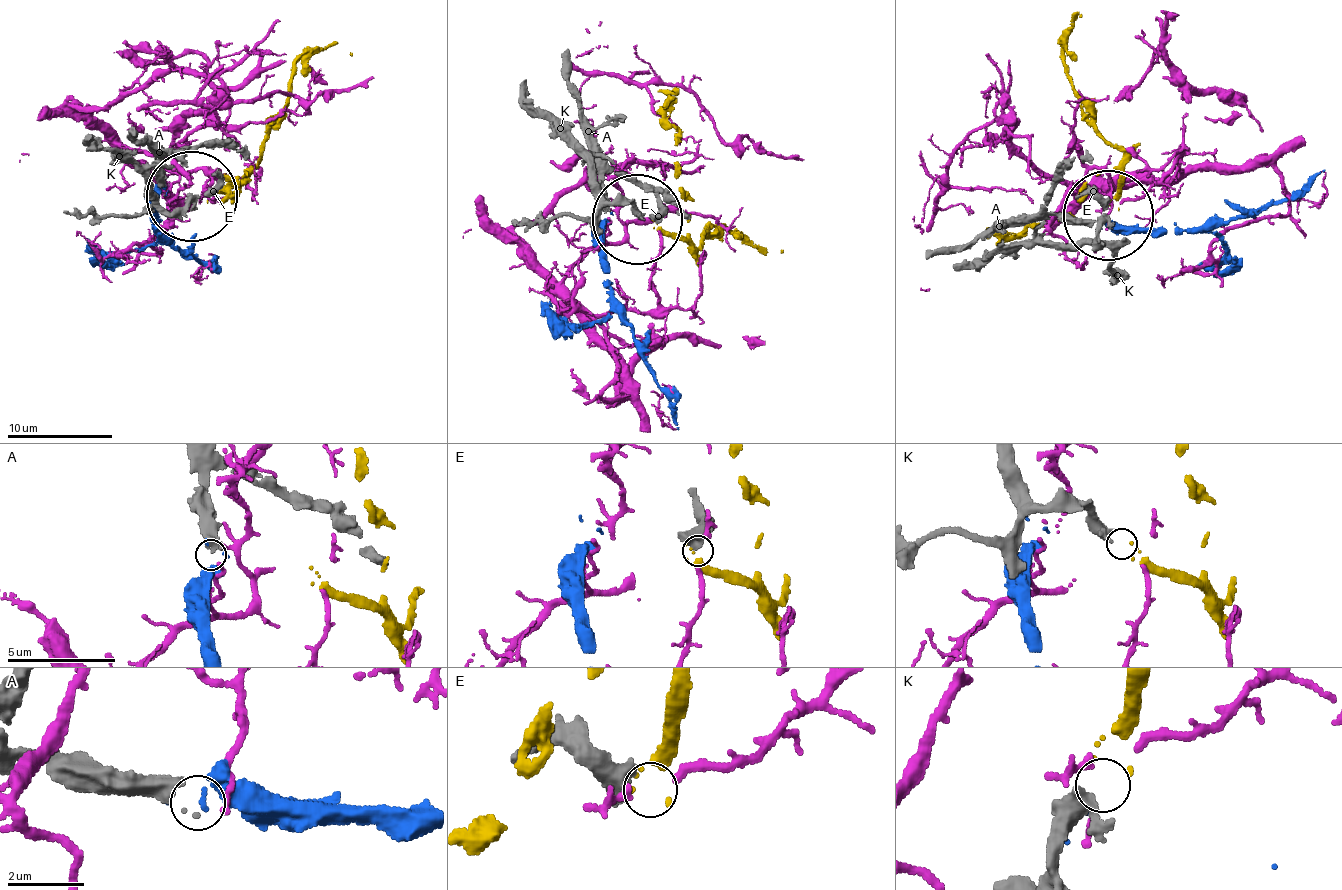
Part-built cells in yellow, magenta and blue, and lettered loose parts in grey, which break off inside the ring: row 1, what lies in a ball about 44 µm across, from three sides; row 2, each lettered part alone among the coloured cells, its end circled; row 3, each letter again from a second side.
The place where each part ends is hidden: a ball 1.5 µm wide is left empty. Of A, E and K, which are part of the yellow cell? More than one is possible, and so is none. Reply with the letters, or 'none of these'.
K

